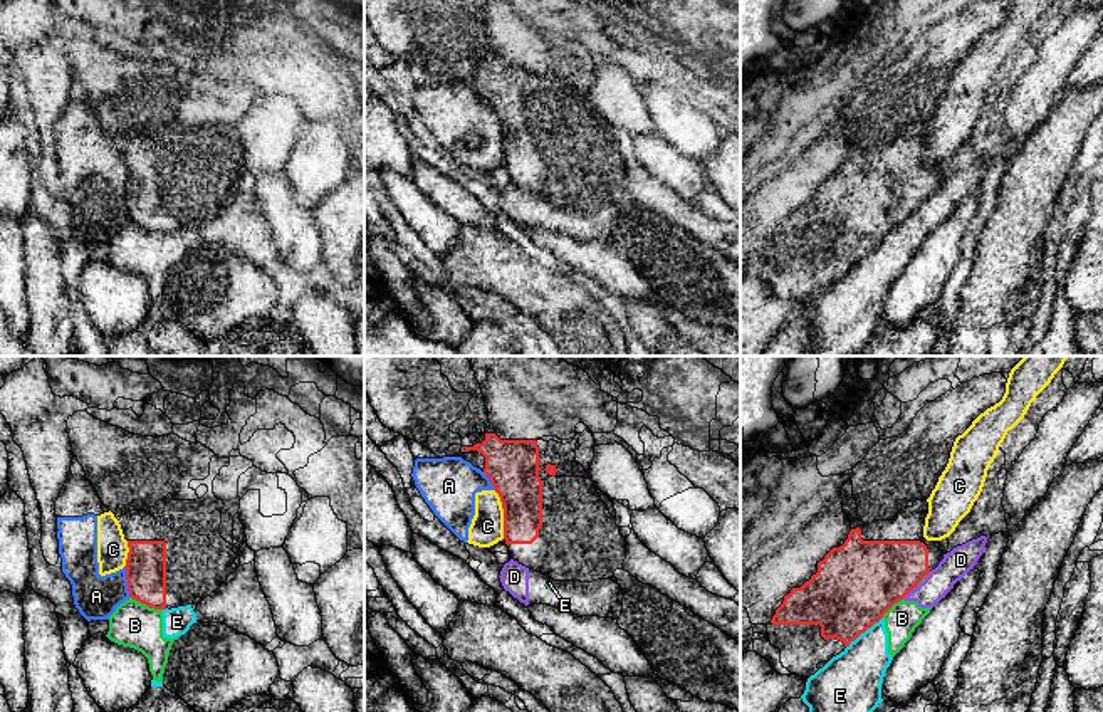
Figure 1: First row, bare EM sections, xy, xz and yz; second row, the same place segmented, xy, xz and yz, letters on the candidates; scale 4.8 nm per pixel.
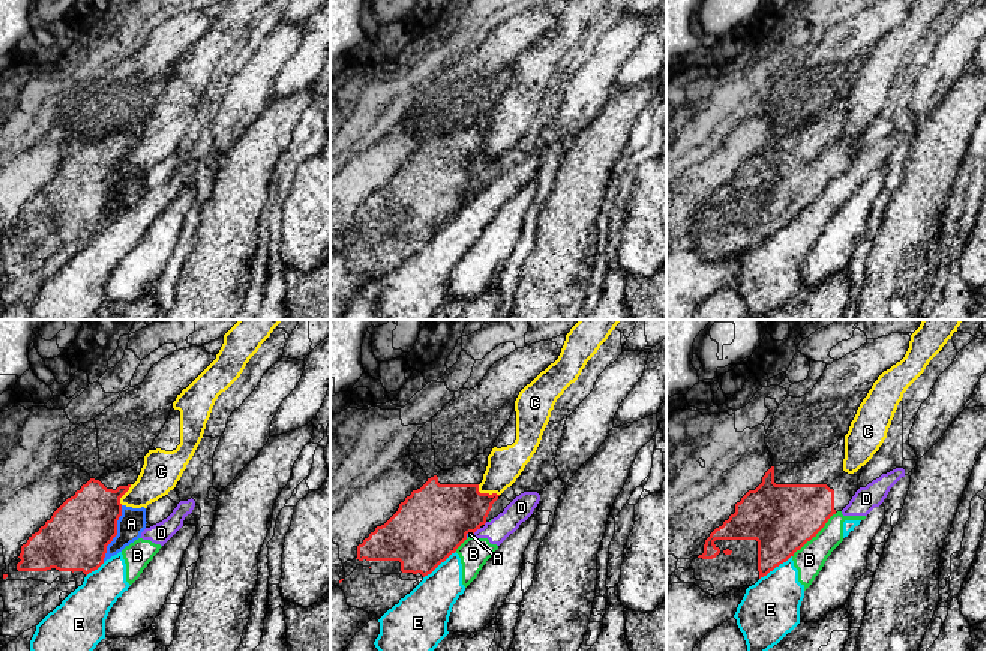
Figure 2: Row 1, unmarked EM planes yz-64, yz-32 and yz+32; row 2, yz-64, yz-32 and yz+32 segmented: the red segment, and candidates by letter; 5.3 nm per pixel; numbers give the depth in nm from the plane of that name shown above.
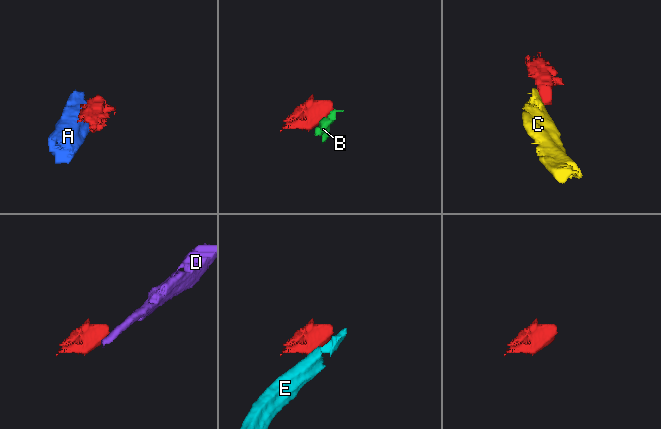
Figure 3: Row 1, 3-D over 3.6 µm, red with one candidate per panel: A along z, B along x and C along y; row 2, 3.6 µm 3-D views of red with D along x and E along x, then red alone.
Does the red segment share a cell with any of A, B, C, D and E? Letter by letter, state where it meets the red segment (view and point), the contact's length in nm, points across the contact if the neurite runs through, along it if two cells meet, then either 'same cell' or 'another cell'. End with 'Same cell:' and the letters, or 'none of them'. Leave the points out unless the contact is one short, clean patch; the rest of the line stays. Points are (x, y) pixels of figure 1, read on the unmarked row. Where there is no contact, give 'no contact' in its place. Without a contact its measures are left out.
A: contact xy (128, 205); length 160 nm; another cell
B: contact xy (146, 229); length 170 nm; border xy (131, 220), (162, 234); another cell
C: contact xz (504, 138); length 240 nm; border xz (494, 115), (501, 125), (504, 162); another cell
D: contact yz (910, 214); length 120 nm; border yz (919, 205), (902, 222); another cell
E: contact yz (863, 256); length 220 nm; border yz (882, 240), (846, 271); another cell
Same cell: none of them

